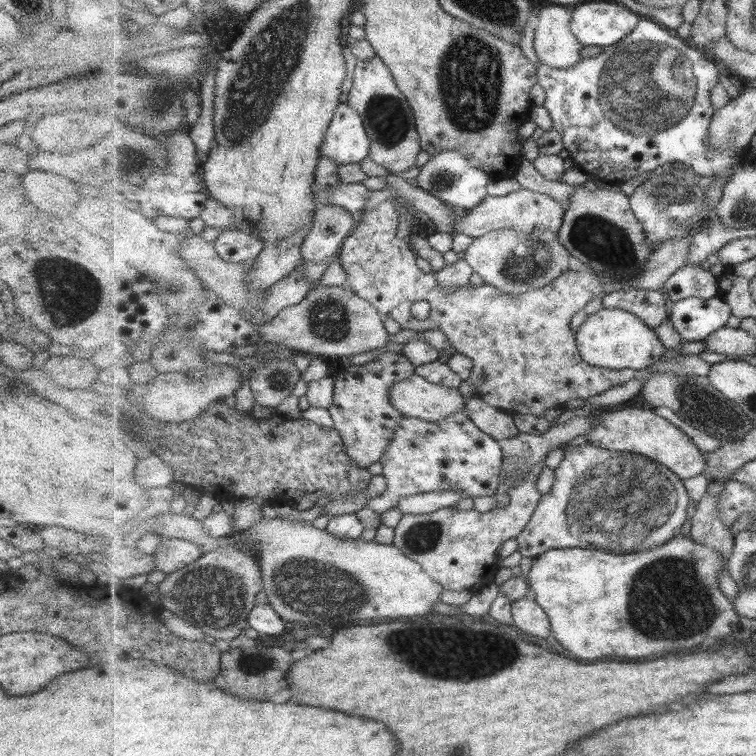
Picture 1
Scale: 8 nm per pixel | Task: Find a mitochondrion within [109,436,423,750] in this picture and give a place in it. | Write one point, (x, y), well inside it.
(306, 583)

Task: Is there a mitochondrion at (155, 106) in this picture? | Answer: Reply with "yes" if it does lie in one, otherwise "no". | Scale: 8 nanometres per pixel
yes

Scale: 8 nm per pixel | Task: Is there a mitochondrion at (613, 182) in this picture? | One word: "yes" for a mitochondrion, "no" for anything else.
no

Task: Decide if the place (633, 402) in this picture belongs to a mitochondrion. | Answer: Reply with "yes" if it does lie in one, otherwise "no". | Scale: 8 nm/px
no

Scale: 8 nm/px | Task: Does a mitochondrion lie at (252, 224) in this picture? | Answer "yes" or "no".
no

